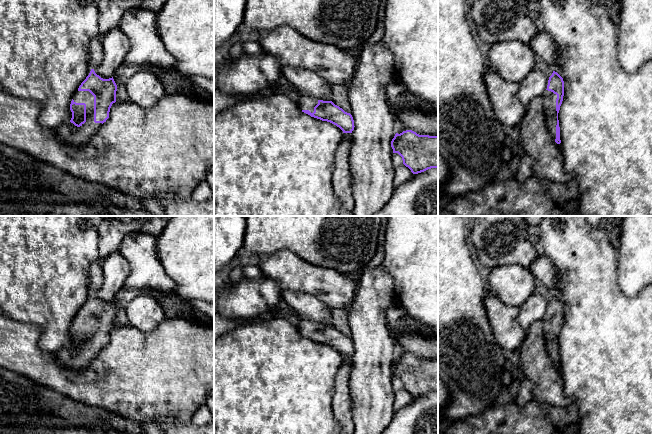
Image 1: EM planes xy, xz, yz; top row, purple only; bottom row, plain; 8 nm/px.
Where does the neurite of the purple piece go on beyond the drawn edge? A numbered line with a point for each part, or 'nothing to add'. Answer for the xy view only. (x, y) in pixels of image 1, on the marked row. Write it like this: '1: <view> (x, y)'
1: xy (68, 133)

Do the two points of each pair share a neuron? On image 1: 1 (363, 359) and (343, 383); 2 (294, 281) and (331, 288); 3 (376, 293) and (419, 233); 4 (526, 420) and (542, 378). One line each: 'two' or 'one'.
1: two
2: one
3: two
4: two

